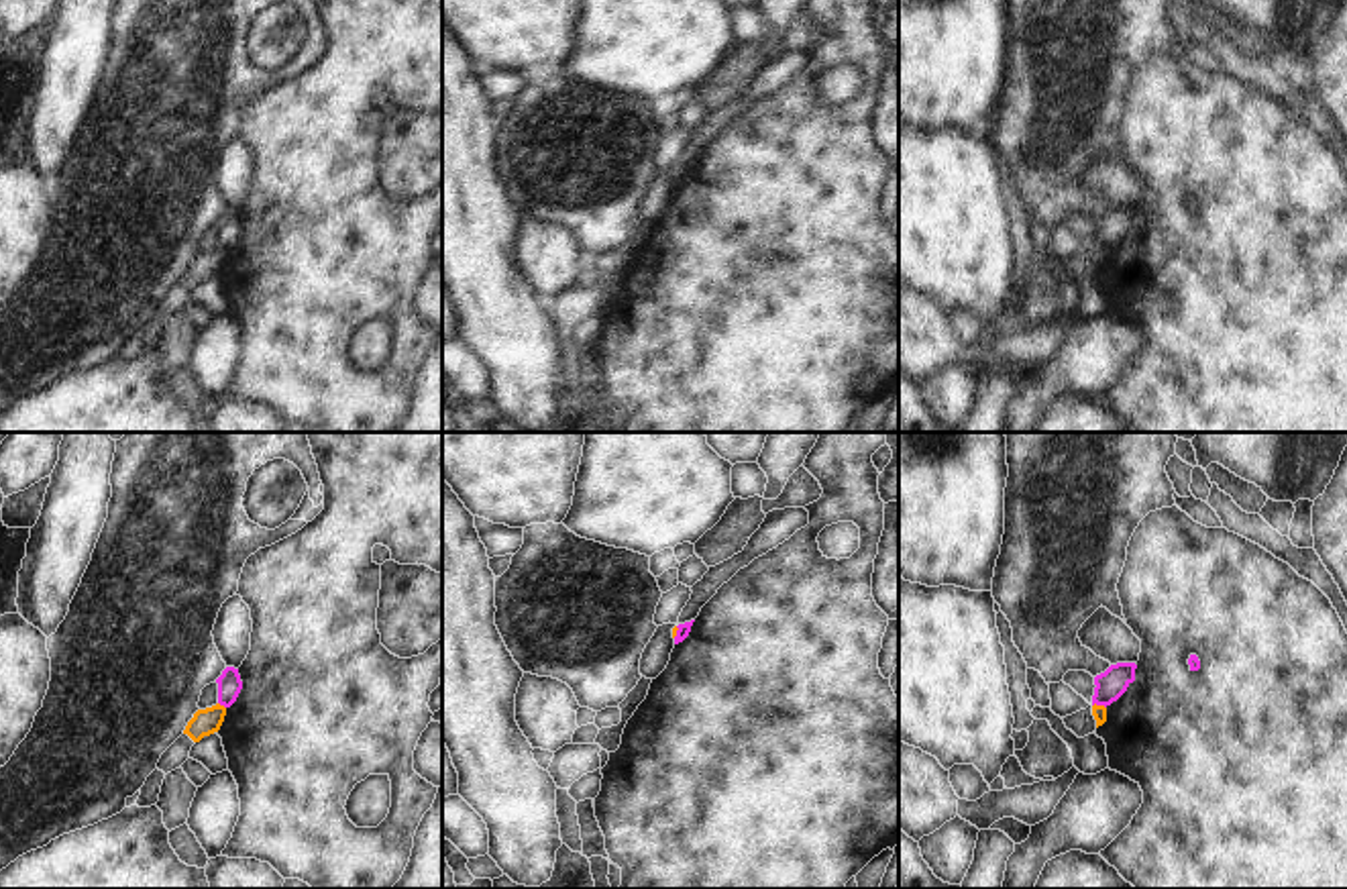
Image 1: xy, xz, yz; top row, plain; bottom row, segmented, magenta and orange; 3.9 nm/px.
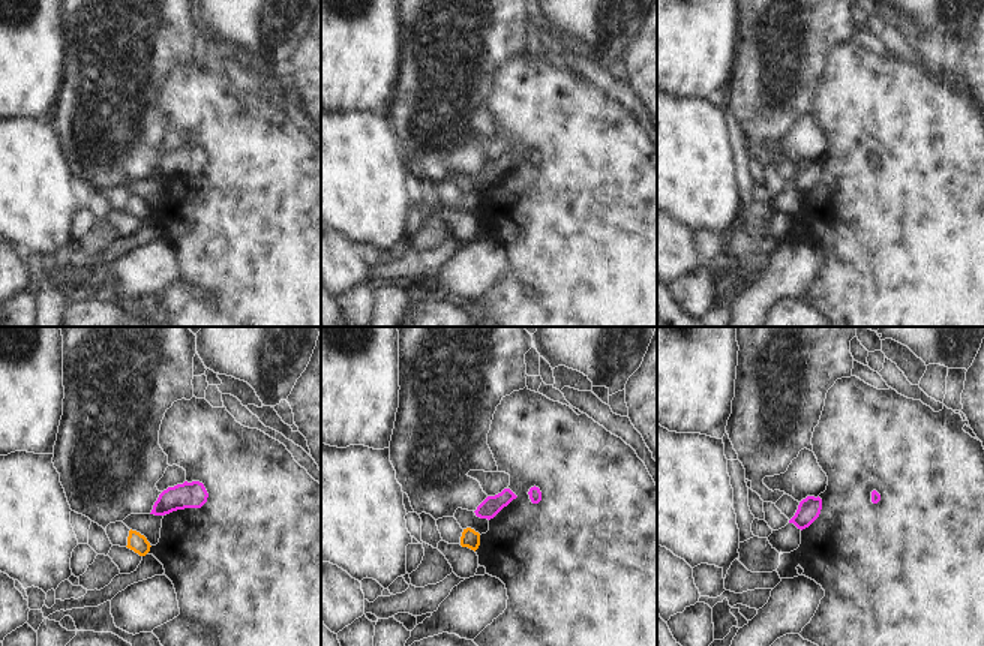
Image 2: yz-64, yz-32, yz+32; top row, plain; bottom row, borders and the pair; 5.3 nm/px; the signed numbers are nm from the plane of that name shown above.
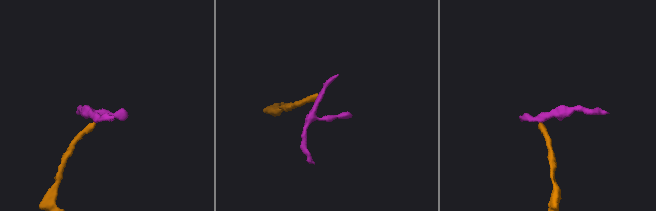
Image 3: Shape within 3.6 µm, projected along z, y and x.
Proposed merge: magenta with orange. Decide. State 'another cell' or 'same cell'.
another cell

